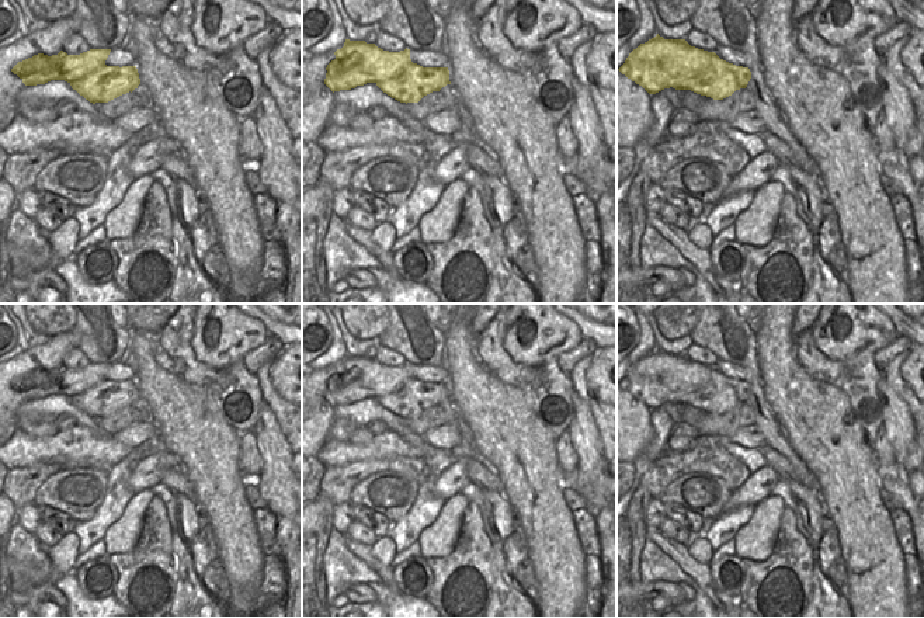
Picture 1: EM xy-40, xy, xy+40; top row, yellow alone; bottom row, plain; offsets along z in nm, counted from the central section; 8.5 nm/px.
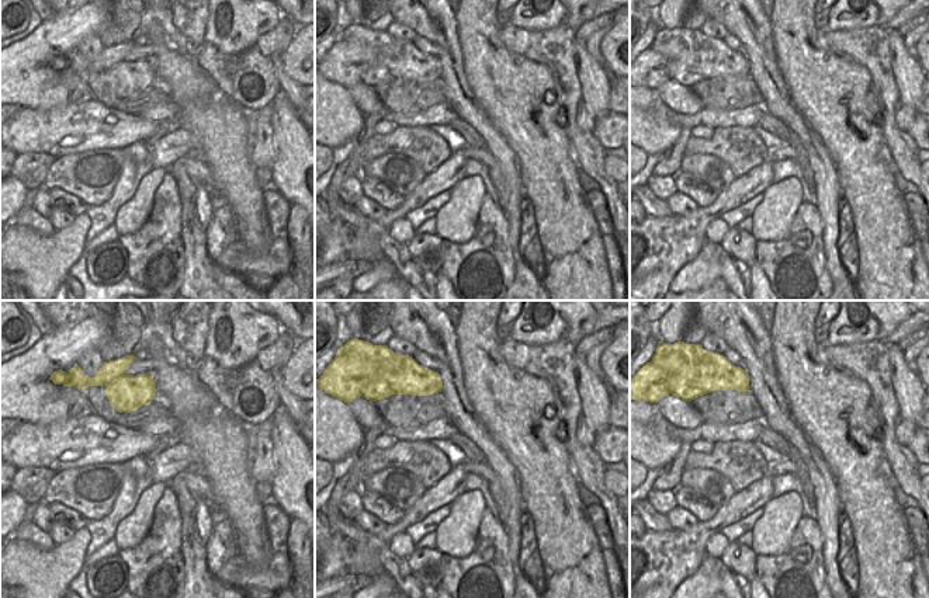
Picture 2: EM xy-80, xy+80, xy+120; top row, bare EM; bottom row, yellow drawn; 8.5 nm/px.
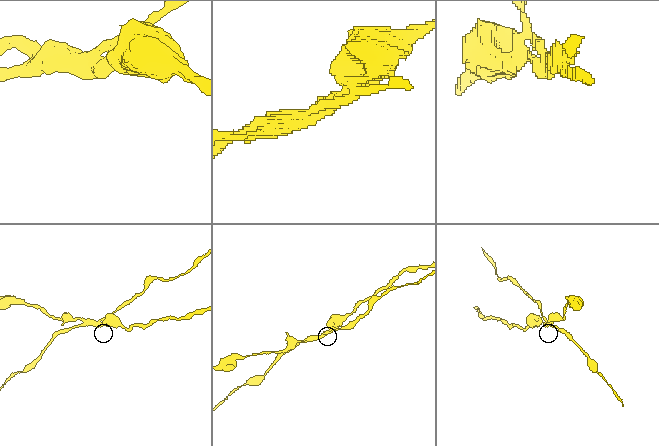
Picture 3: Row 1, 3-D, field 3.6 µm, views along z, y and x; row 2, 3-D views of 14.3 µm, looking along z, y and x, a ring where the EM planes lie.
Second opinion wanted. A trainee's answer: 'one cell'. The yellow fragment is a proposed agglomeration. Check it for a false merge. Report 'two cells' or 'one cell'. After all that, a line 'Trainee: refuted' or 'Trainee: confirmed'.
two cells
Trainee: refuted

